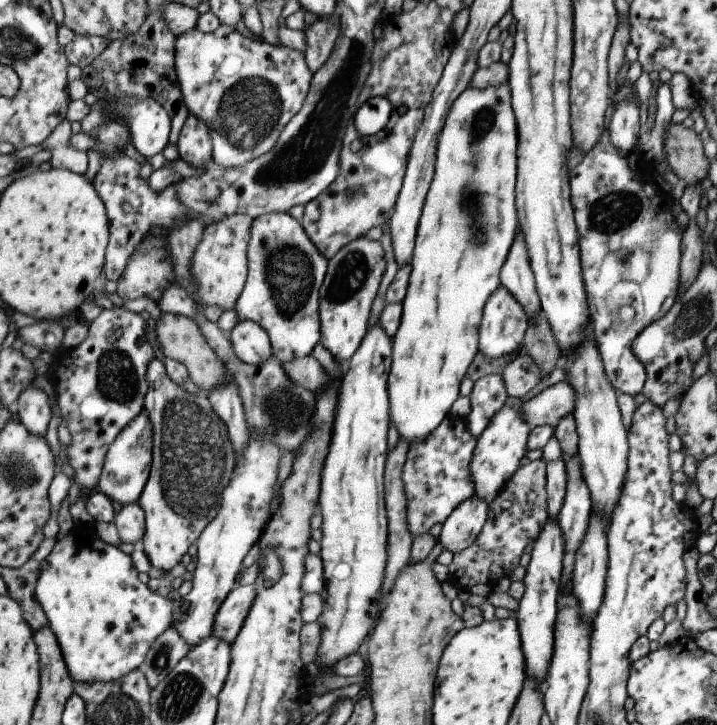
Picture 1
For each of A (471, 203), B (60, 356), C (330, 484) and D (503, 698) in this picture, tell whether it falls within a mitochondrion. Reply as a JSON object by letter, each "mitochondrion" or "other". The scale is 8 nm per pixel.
{"A":"mitochondrion","B":"other","C":"other","D":"other"}

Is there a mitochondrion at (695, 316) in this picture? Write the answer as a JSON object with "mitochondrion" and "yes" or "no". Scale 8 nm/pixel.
{"mitochondrion":"yes"}

